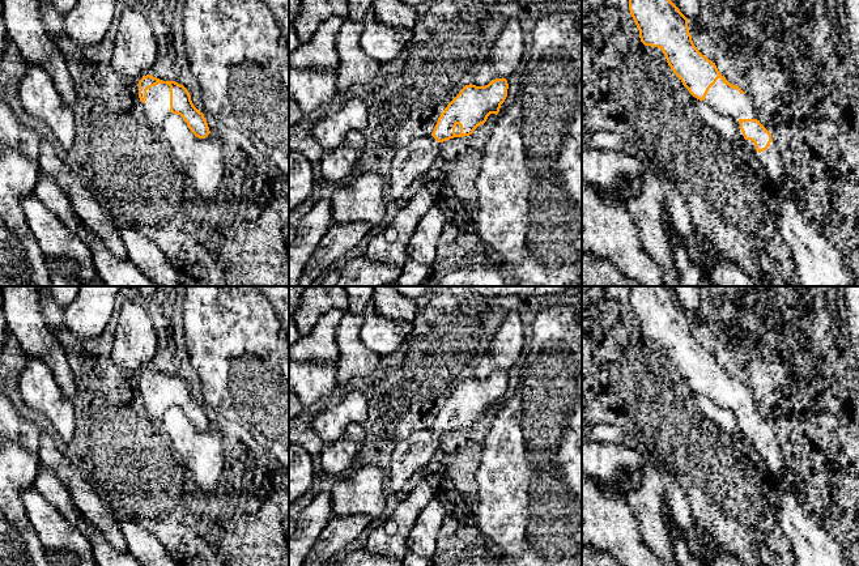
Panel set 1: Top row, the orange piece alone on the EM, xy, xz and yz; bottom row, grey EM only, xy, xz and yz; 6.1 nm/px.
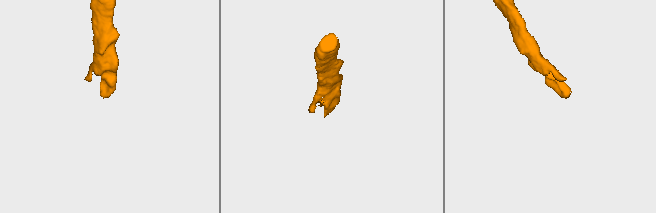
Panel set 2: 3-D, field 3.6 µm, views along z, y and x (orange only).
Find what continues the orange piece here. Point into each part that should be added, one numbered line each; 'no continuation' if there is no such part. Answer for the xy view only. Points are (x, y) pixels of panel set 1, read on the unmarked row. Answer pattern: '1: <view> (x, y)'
1: xy (156, 401)

